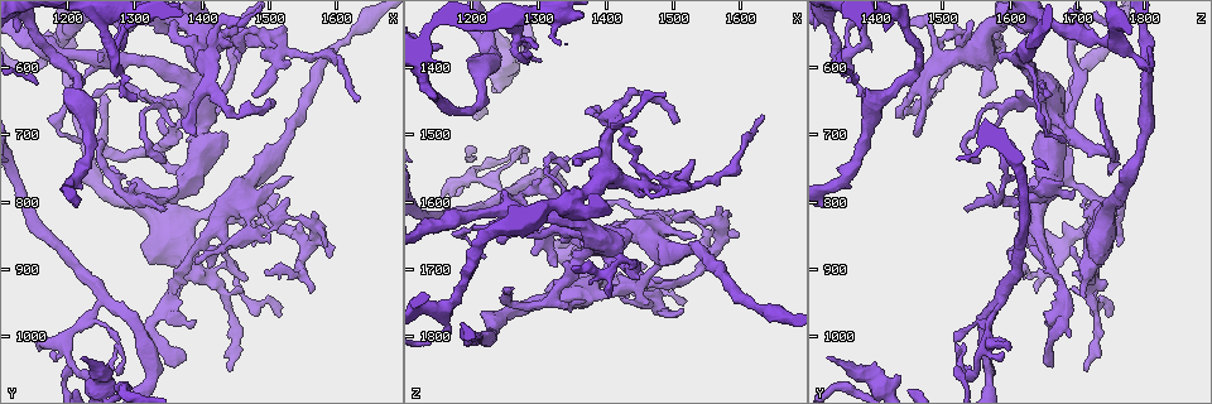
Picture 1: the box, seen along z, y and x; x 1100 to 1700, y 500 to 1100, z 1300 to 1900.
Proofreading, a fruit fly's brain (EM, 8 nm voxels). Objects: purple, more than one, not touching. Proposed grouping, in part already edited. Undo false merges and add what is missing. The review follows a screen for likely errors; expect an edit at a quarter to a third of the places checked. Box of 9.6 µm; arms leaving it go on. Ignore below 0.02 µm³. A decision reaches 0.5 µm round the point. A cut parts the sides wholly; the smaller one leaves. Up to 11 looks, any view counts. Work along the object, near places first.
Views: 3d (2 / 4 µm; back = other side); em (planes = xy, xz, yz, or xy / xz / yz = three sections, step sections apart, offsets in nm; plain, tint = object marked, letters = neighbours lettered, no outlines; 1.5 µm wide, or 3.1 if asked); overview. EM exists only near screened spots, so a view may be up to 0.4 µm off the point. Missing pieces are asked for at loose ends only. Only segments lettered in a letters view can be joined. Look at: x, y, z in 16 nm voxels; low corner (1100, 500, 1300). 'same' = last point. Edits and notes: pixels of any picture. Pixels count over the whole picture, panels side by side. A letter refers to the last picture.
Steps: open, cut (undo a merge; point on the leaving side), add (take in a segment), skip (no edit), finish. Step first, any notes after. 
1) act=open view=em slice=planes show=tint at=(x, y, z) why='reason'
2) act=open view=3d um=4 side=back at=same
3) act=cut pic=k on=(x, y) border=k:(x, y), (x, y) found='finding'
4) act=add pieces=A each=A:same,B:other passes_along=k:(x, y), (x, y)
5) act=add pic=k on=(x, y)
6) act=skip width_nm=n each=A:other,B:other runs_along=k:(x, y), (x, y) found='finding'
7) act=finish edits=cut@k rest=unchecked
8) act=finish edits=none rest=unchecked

act=open view=em slice=planes show=letters at=(1175, 1020, 1590) why='free end'

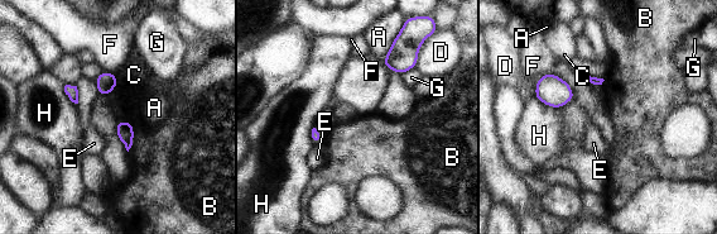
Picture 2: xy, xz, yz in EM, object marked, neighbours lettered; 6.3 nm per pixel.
act=skip each=A:other,B:other,C:other,D:other,E:other,F:other,G:other,H:other border=2:(131, 122), (133, 144), (128, 152) found='none of them fits'

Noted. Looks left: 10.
act=open view=3d um=4 at=(1275, 1020, 1520) why='closes a loop'

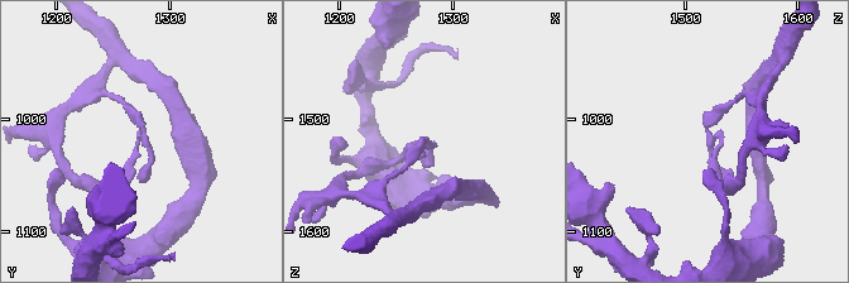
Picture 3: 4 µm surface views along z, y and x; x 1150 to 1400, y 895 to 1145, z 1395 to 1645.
act=open view=em slice=planes show=letters at=(1276, 1018, 1522)

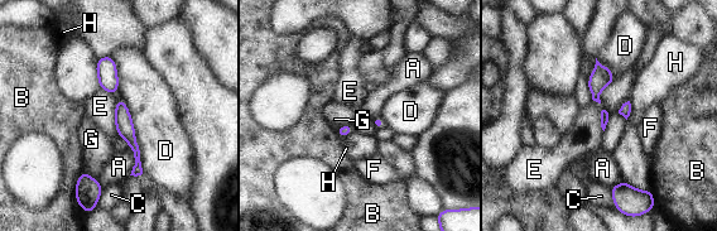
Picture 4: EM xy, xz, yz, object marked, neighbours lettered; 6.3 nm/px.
act=skip each=A:other,B:other,C:other,D:other,E:other,F:other,G:other,H:other found='continuous, no second cell'

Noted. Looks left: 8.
act=open view=em slice=planes show=letters at=(1250, 590, 1585) why='stops while still wide'

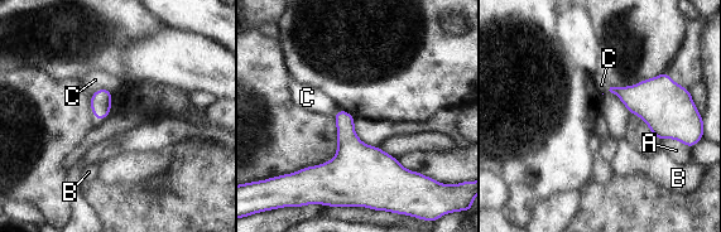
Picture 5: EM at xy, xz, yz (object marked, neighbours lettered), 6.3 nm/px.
act=skip each=A:other,B:other,C:other border=5:(113, 92), (97, 88), (91, 95) found='no lettered segment goes on from it'

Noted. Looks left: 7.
act=open view=3d um=2 at=(1405, 590, 1505) why='arms part here'

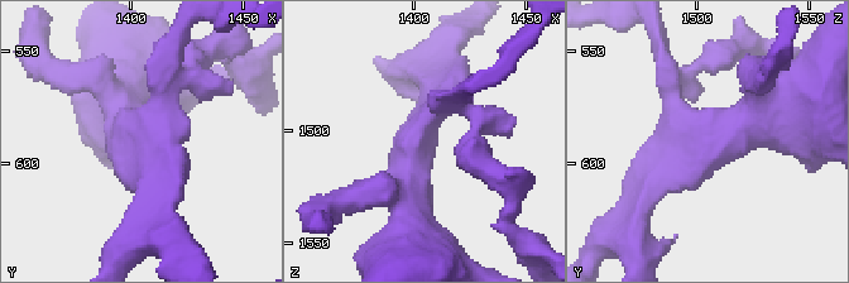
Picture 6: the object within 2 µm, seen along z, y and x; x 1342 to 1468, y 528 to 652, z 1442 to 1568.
act=open view=em slice=xz step=4 show=tint at=(1401, 588, 1503) why='need the tissue'

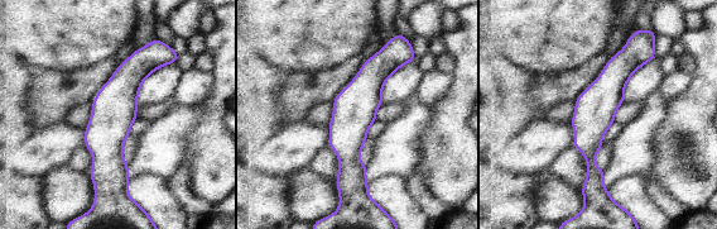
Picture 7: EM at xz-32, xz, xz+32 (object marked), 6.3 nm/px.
act=open view=em slice=xz step=4 show=letters at=same why='see the neighbours'

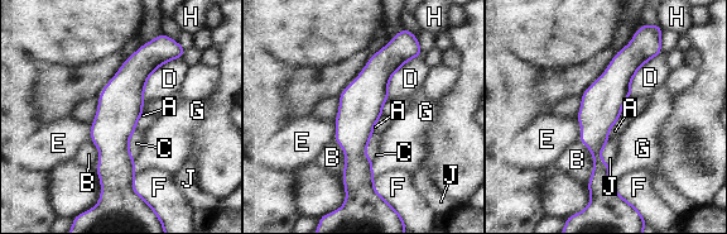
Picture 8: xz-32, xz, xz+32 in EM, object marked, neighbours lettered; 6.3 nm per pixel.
act=skip width_nm=260 each=A:other,B:other,C:other,D:other,E:other,F:other,G:other,H:other,J:other runs_along=8:(645, 29), (596, 116), (606, 168) found='continuous, no second cell'

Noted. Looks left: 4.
act=finish edits=none rest=unchecked

